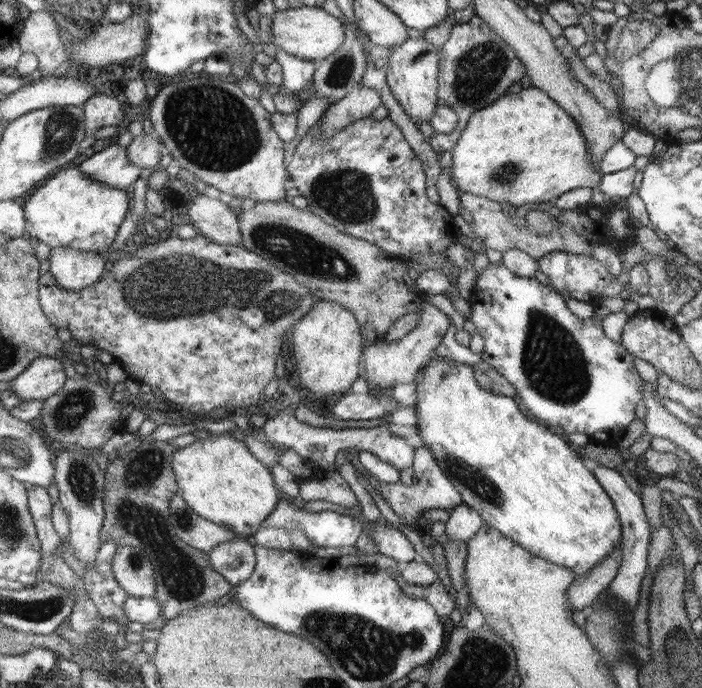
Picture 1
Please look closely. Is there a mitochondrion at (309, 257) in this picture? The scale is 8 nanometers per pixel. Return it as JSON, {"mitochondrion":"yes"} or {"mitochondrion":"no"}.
{"mitochondrion":"yes"}

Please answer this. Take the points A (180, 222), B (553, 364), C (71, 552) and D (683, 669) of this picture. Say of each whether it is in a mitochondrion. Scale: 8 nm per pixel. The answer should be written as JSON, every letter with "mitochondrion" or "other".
{"A":"other","B":"mitochondrion","C":"other","D":"mitochondrion"}

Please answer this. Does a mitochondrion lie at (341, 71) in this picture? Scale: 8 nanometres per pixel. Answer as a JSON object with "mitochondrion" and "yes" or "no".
{"mitochondrion":"yes"}

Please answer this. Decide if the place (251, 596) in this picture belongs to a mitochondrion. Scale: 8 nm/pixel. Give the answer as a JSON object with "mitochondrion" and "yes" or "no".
{"mitochondrion":"no"}

